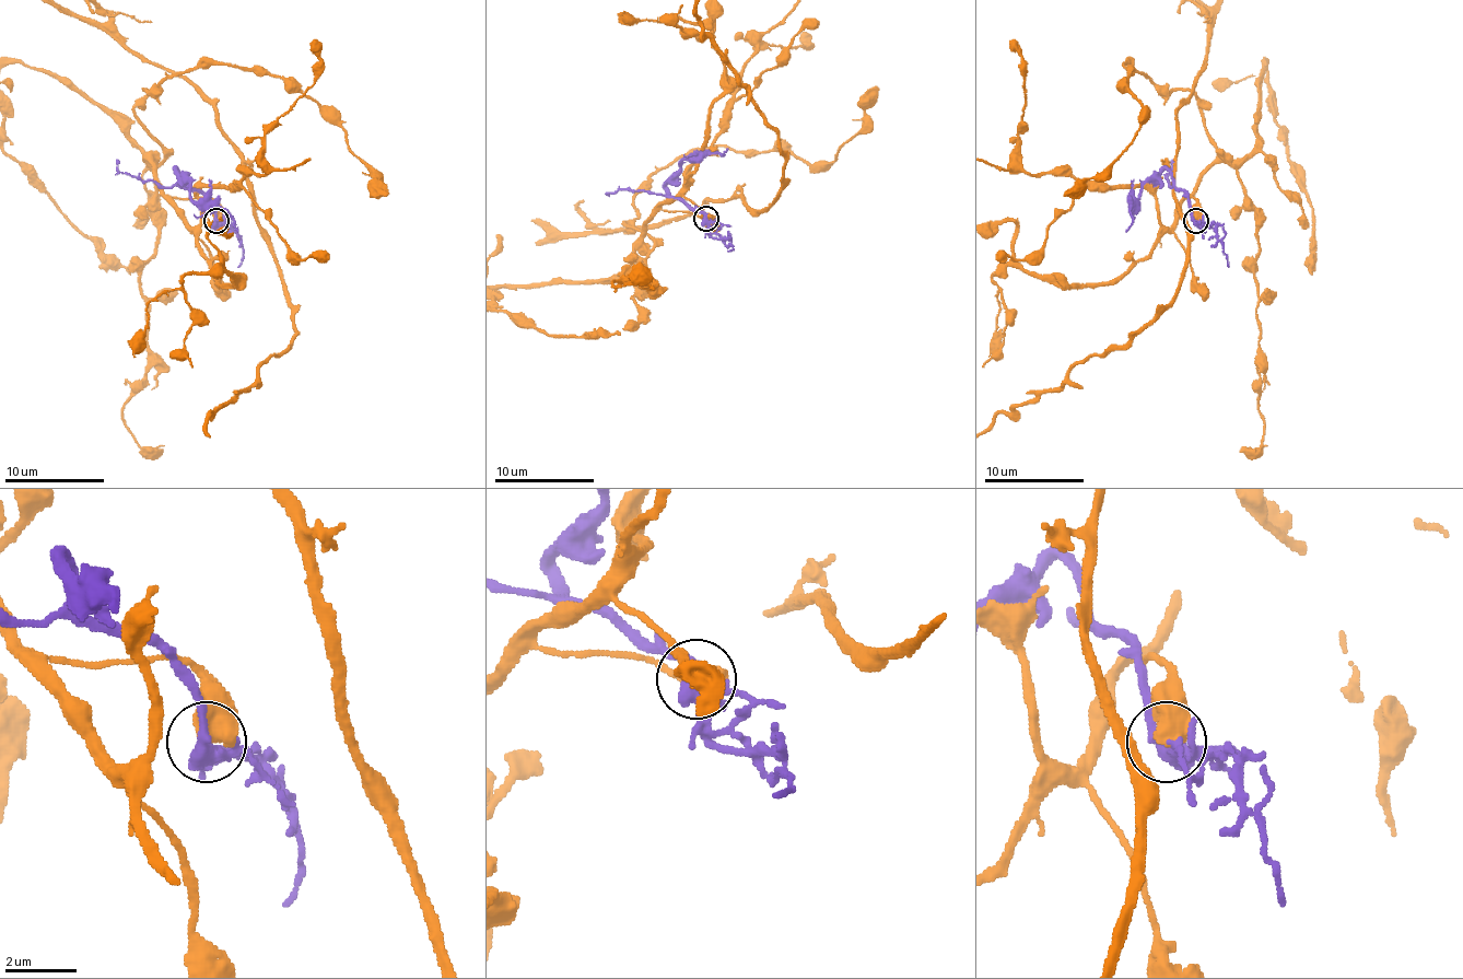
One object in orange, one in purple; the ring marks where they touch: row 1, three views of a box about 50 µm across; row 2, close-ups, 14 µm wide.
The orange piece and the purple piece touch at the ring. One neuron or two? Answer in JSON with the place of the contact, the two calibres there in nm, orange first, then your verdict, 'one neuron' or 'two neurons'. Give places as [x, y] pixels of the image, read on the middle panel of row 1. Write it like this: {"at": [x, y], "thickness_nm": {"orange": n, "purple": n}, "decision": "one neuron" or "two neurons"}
{"at": [706, 219], "thickness_nm": {"orange": 700, "purple": 360}, "decision": "two neurons"}

